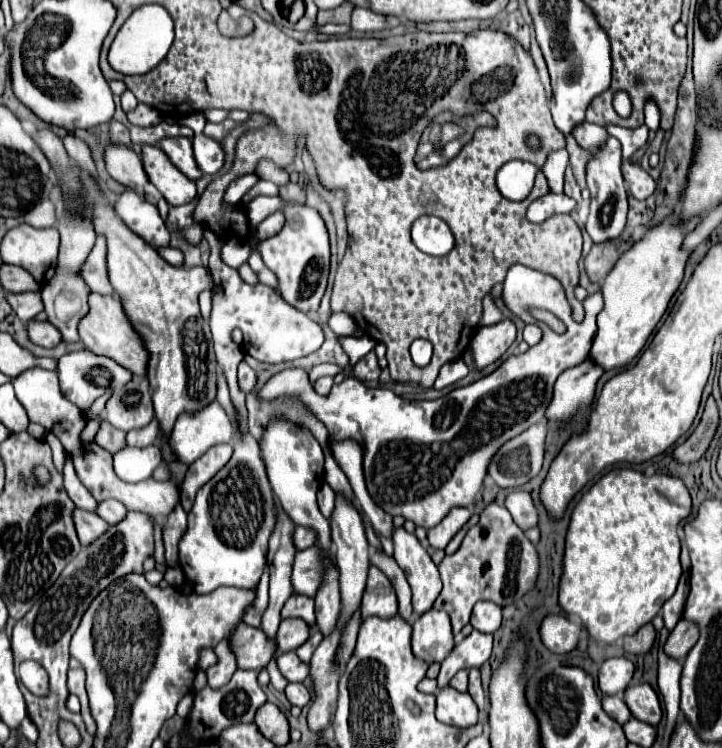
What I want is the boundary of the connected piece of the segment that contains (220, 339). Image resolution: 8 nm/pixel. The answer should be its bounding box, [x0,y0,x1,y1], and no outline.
[206,231,324,419]

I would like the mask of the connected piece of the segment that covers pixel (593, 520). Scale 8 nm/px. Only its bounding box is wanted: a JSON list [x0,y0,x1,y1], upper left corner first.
[560,469,692,643]

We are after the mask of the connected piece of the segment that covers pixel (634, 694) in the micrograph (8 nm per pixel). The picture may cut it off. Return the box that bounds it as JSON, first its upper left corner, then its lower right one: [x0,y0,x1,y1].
[624,683,662,727]

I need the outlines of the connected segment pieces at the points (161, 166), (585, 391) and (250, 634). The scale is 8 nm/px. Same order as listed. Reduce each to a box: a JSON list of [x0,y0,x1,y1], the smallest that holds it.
[[142,145,196,205],[548,357,604,421],[228,623,276,669]]

